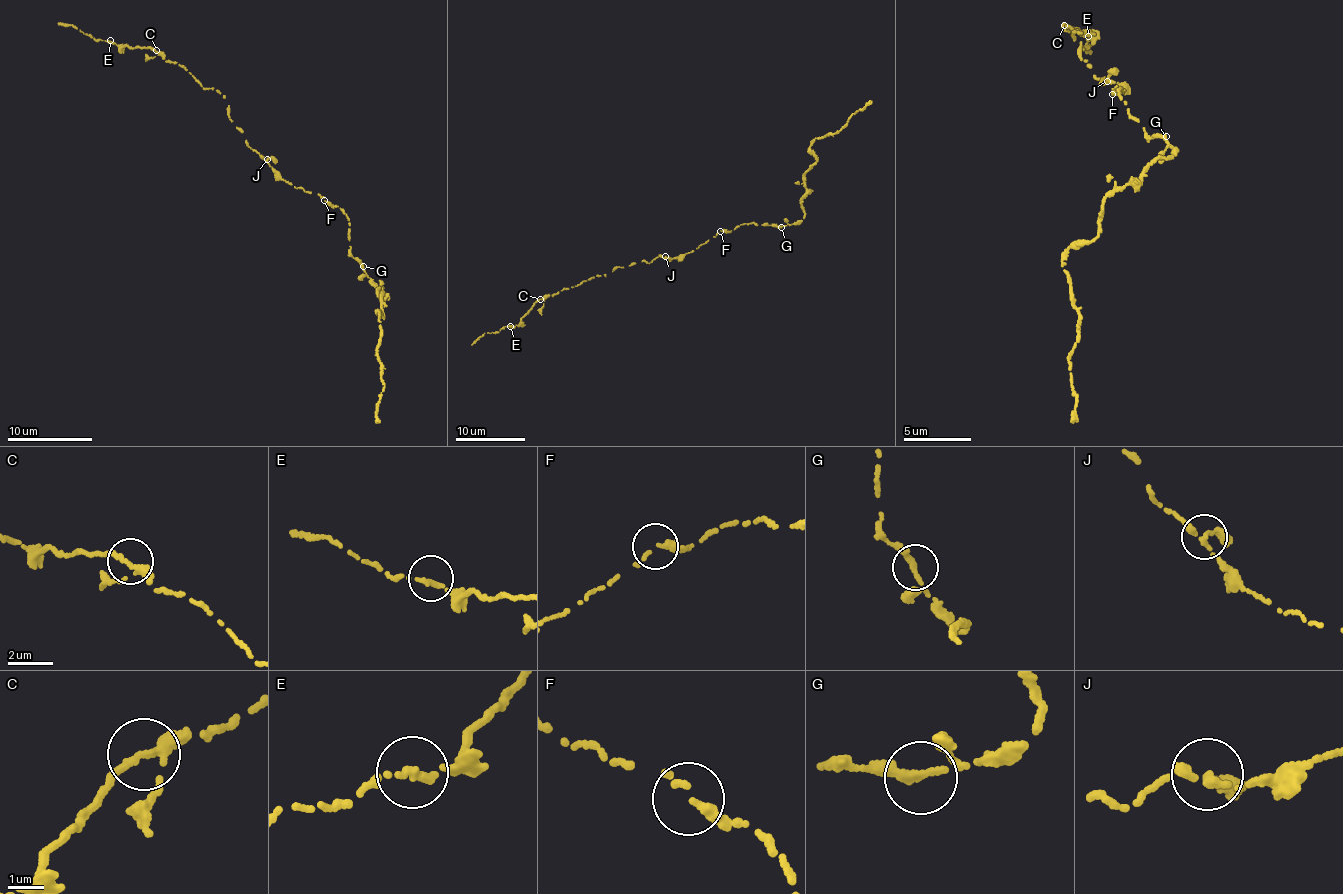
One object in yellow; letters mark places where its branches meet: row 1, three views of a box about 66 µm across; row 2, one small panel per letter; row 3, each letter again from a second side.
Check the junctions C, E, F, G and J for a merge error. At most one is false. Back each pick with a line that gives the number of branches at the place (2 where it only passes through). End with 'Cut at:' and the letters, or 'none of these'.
Cut at: none of these

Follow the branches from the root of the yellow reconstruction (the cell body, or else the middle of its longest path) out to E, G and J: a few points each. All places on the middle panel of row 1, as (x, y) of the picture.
E: (720, 231), (683, 255), (633, 262), (546, 295), (521, 321), (510, 326)
G: (720, 231), (728, 233), (751, 222), (781, 227)
J: (720, 231), (688, 253), (671, 259), (665, 256)

